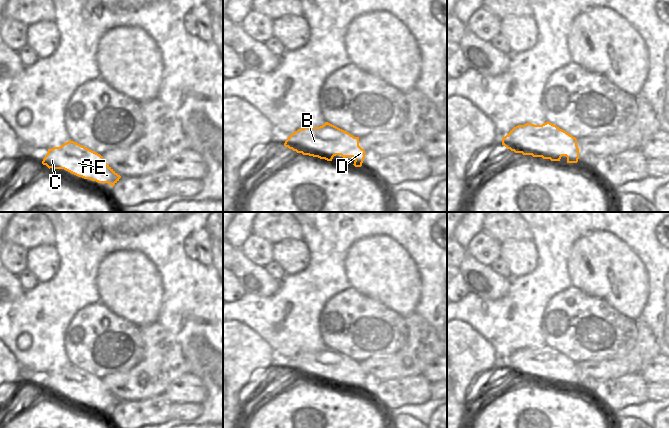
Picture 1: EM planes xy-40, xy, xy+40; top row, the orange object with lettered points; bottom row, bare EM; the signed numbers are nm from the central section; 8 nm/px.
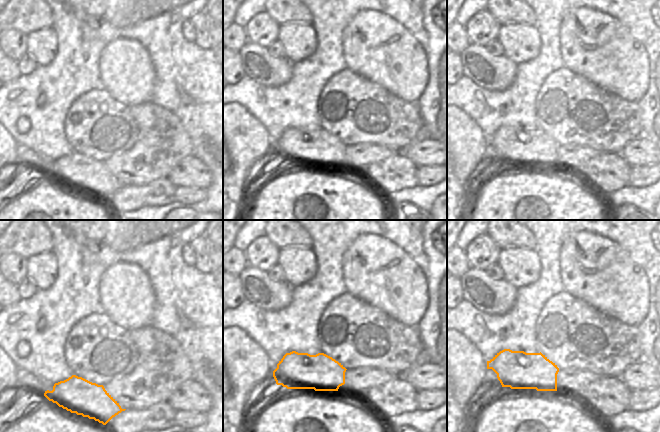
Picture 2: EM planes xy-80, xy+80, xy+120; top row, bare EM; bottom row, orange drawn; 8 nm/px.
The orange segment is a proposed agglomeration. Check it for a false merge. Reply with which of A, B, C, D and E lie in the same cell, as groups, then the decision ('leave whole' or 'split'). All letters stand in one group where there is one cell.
groups A B C D E; leave whole

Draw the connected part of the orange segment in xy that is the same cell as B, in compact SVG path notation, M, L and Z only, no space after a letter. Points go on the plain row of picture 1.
M328 346L320 351L298 353L289 360L284 370L297 377L327 385L332 385L336 379L353 381L355 391L361 391L365 382L365 374L359 370L359 361Z

